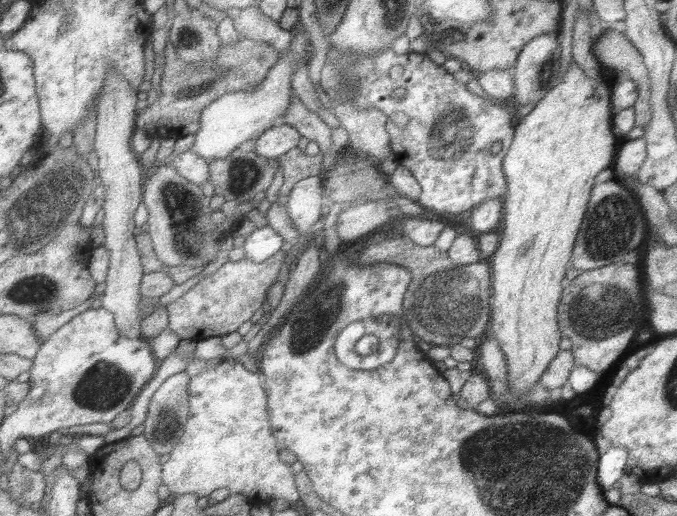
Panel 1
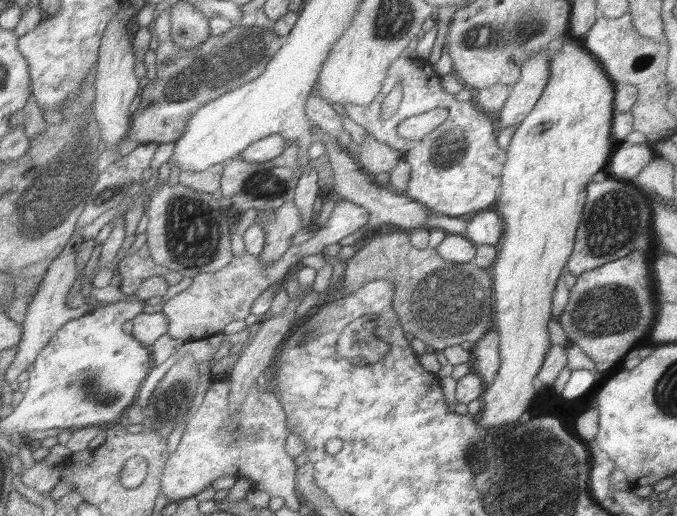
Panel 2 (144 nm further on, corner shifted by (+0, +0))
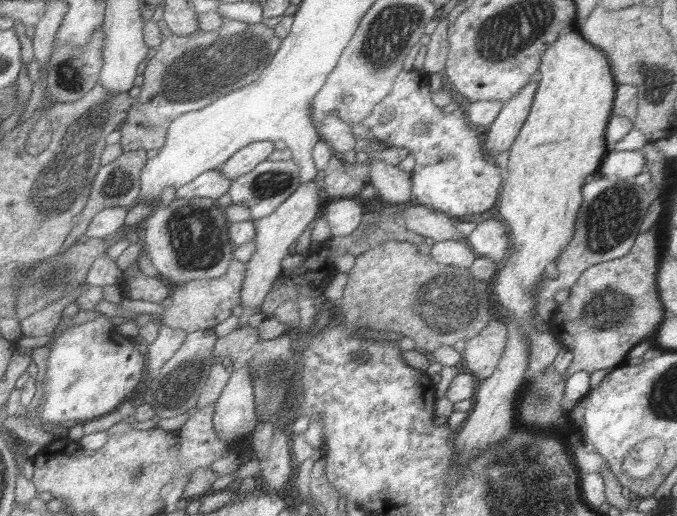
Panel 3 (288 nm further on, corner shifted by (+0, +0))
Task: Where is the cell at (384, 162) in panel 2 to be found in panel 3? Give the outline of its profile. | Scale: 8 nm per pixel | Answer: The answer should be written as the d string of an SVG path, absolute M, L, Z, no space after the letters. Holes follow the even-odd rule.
M367 156L369 164L369 178L371 184L377 188L377 196L383 198L385 202L401 204L401 206L413 206L413 196L411 196L411 174L403 172L399 166L391 166L381 162L379 158Z

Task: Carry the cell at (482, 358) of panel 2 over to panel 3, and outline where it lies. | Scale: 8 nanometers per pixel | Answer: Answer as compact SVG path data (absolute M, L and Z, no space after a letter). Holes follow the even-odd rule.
M491 318L491 322L475 338L465 342L461 370L473 374L479 380L491 378L501 360L505 344L507 324L499 324Z

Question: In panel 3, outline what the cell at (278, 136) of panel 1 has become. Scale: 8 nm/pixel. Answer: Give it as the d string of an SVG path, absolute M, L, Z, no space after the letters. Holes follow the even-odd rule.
M255 142L255 144L243 146L239 152L235 152L229 160L225 160L225 164L219 170L231 180L231 178L251 172L259 162L267 160L273 152L275 152L273 142Z

